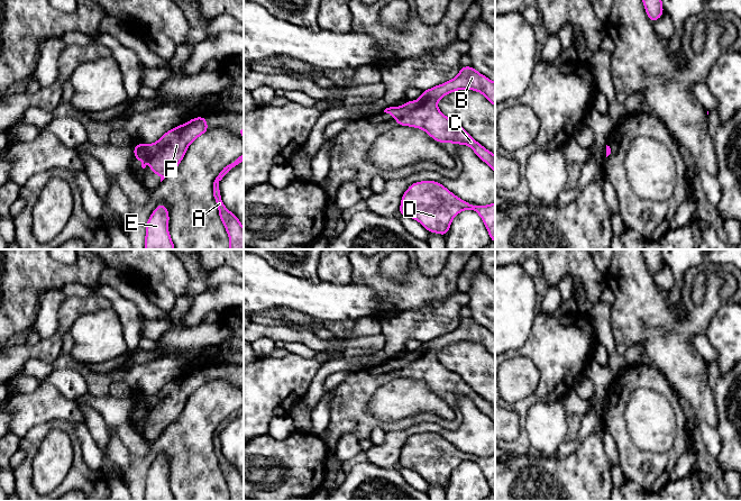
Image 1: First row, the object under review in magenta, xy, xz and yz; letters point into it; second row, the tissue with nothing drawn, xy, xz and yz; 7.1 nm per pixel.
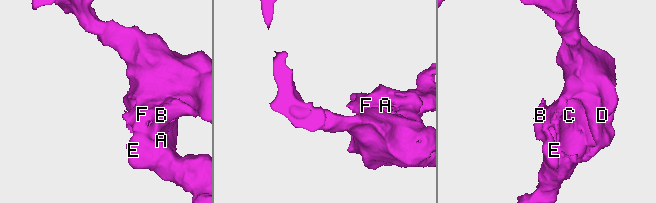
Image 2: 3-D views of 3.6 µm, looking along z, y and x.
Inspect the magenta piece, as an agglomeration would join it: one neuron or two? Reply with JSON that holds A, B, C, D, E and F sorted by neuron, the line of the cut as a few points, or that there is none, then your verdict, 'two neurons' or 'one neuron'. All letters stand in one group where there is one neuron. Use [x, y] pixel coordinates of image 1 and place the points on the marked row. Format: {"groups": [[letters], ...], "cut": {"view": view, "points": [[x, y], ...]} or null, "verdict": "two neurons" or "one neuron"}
{"groups": [["A", "B", "C", "D", "E", "F"]], "cut": null, "verdict": "one neuron"}

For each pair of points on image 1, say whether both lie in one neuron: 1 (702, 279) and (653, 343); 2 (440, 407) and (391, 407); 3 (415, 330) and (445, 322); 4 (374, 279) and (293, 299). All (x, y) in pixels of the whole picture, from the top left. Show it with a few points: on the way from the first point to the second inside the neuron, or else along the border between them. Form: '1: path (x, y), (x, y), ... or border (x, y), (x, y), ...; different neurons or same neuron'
1: border (706, 270), (692, 287), (692, 300), (698, 307); different neurons
2: path (428, 404), (403, 404); same neuron
3: path (422, 325), (438, 322); same neuron
4: border (351, 282), (368, 284), (381, 295); different neurons

